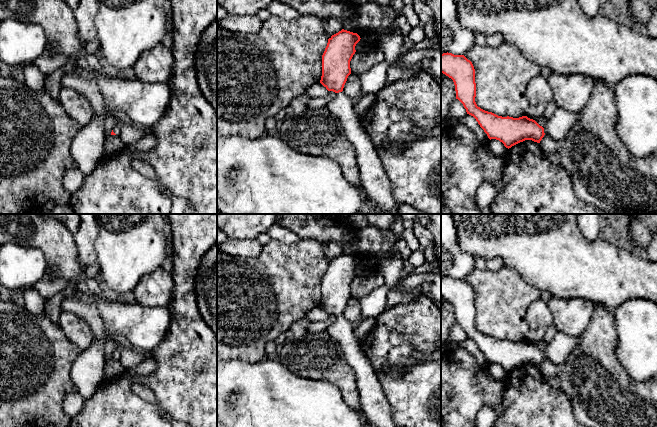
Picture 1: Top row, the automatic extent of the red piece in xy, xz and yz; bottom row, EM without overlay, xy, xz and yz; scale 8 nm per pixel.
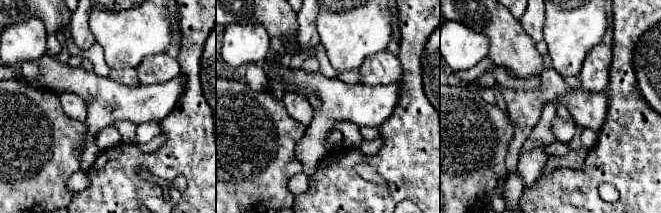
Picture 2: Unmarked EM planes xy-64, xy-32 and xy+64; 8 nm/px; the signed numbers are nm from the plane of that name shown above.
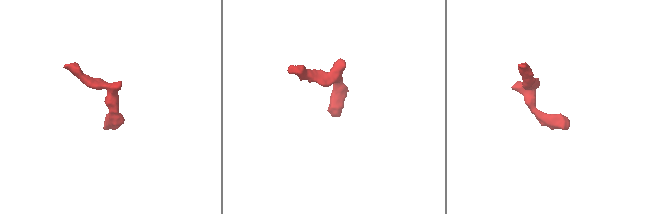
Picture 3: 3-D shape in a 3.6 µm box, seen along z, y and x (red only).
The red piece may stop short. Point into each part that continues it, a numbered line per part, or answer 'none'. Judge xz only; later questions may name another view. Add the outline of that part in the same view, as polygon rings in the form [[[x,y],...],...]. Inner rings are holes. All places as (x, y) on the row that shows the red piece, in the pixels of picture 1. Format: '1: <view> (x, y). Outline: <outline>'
1: xz (375, 182). Outline: [[[344,92],[336,93],[326,108],[343,126],[346,139],[356,151],[361,187],[369,200],[381,210],[396,211],[391,181],[377,153],[377,148],[361,125],[361,116],[354,111],[352,98]]]

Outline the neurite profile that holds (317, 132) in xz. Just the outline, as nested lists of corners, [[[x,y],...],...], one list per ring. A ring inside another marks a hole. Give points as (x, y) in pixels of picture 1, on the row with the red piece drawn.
[[[326,107],[321,109],[307,108],[302,114],[287,116],[277,126],[279,138],[296,152],[305,155],[328,157],[334,160],[342,169],[346,180],[356,187],[361,187],[359,169],[356,161],[356,151],[346,139],[343,126]]]

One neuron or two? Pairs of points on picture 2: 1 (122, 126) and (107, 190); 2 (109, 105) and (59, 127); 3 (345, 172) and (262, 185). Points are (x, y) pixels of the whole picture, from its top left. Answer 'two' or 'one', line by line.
1: two
2: two
3: two

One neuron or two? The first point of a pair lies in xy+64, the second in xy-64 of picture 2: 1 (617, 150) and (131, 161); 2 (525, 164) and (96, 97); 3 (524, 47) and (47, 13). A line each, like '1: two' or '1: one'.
1: one
2: one
3: one

